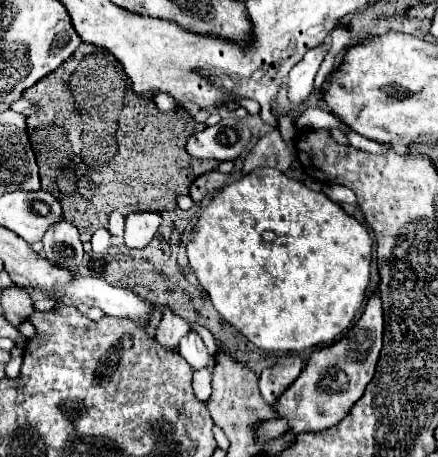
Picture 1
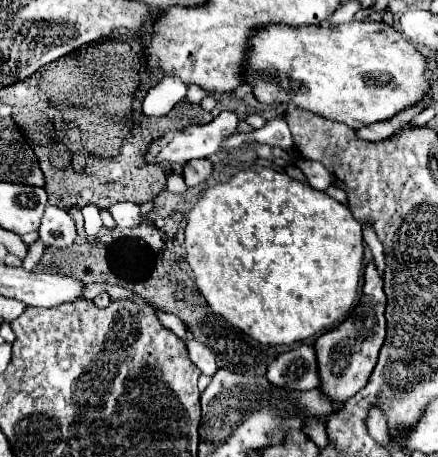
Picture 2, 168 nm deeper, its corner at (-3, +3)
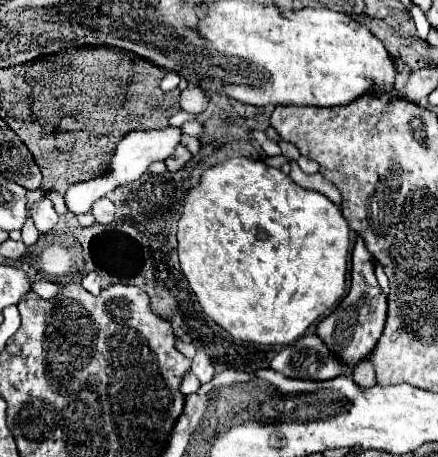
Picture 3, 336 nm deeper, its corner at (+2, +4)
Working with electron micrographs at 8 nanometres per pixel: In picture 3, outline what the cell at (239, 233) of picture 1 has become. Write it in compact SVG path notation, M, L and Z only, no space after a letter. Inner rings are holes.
M230 158L212 168L206 168L202 172L200 184L188 192L188 196L184 200L182 216L178 220L178 234L176 234L178 248L176 250L178 250L182 274L186 276L190 288L194 290L202 310L218 326L226 328L226 332L230 332L230 336L234 336L238 340L246 340L246 342L256 342L256 344L290 344L290 342L298 340L300 336L304 336L306 328L312 322L320 322L330 312L334 312L334 308L338 306L344 286L346 286L348 242L350 242L348 232L350 232L350 228L348 228L348 222L344 220L340 208L336 204L332 204L324 194L300 188L298 184L292 182L292 178L288 174L284 174L280 168L268 166L266 162L252 160L252 158Z

